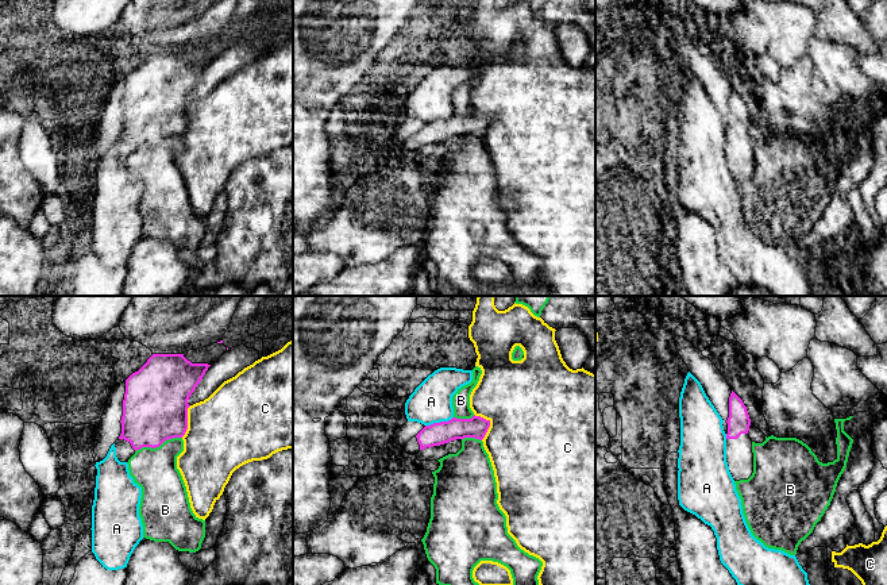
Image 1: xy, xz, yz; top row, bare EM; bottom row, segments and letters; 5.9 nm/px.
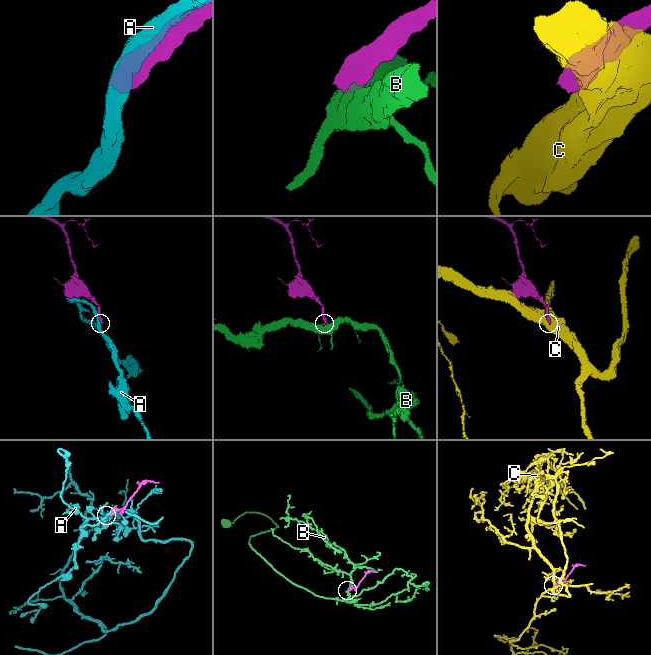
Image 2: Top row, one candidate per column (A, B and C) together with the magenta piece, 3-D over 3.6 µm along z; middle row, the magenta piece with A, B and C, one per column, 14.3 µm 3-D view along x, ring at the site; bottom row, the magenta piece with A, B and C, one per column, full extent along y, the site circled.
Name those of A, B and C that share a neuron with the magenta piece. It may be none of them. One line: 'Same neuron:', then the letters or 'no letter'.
Same neuron: no letter

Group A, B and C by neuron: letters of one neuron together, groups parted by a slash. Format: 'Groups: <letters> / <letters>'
Groups: A / B / C

